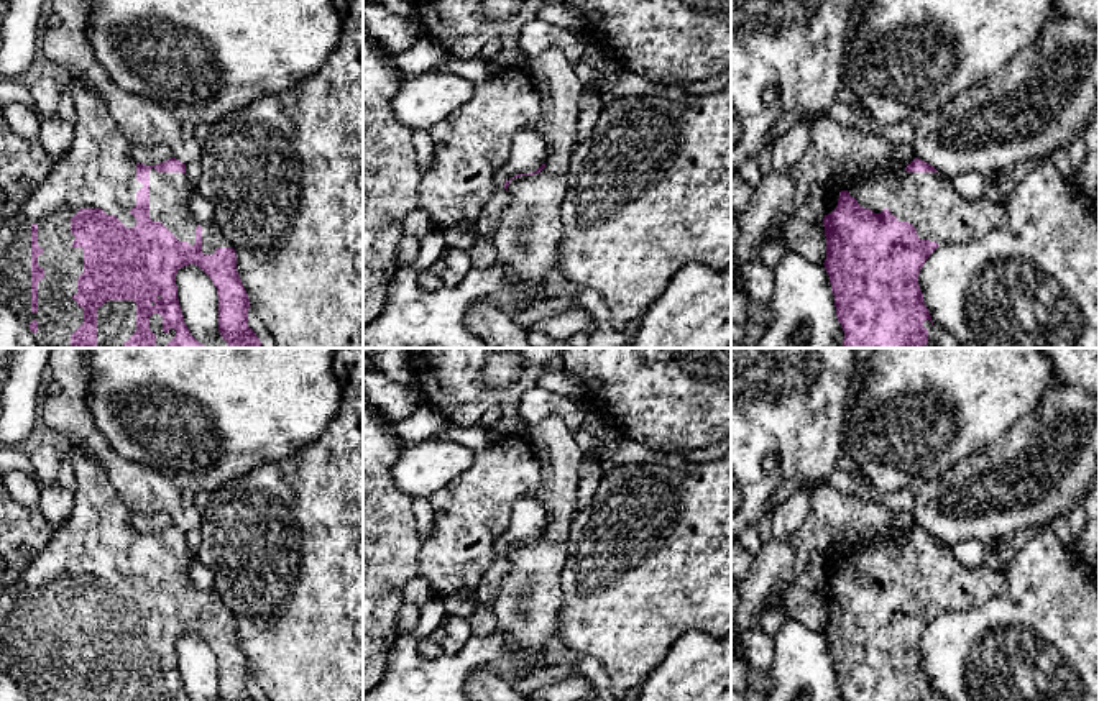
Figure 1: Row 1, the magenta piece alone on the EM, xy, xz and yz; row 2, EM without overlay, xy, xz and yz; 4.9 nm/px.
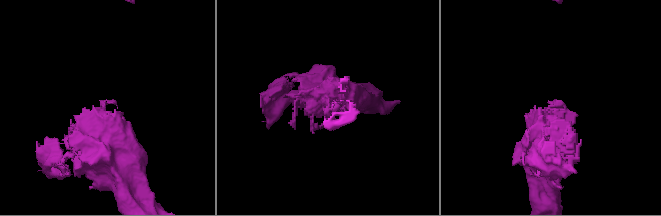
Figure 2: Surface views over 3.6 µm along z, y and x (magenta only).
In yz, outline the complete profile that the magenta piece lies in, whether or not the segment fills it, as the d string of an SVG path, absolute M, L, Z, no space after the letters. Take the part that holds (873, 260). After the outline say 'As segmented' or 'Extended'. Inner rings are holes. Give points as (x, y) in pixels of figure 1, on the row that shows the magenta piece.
M918 158L907 164L905 171L897 176L887 167L877 174L843 179L826 189L823 264L830 276L836 317L844 332L843 348L958 348L956 340L931 322L918 286L920 269L940 245L968 243L1007 220L1004 204L986 197L968 200L954 190L946 176Z. Extended

